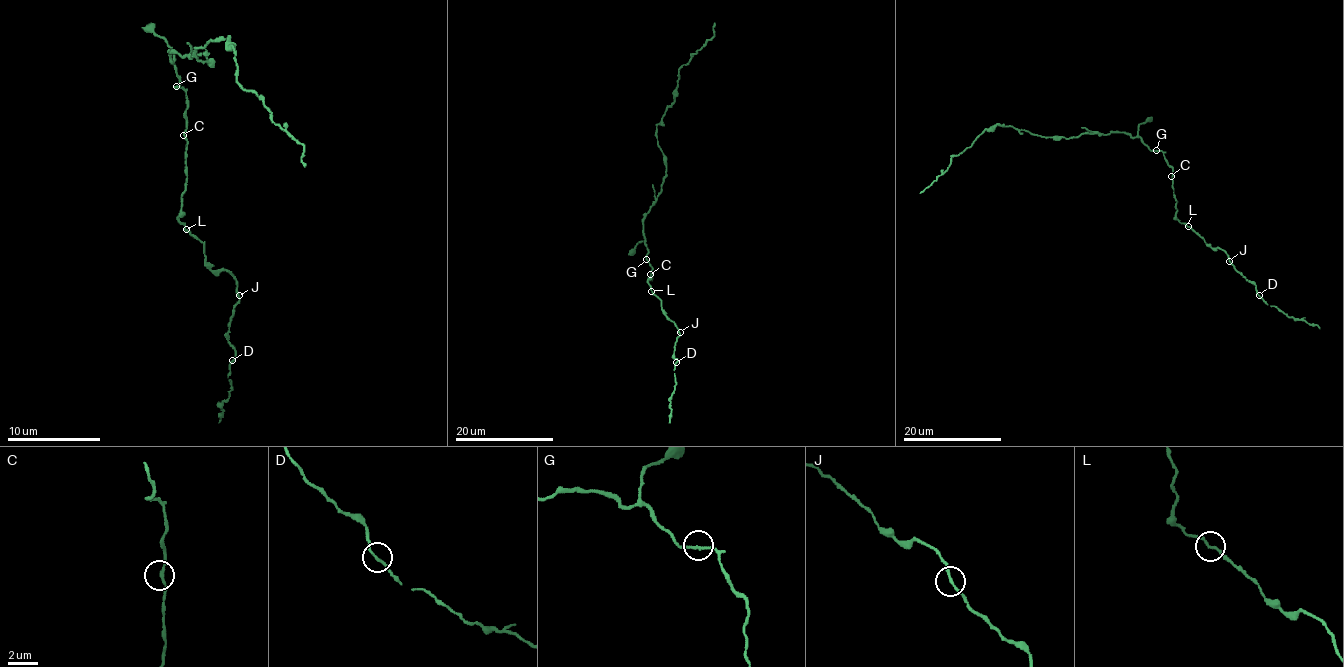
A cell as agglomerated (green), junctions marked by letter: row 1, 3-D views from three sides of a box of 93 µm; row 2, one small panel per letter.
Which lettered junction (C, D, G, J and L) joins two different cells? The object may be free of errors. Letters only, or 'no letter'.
no letter

